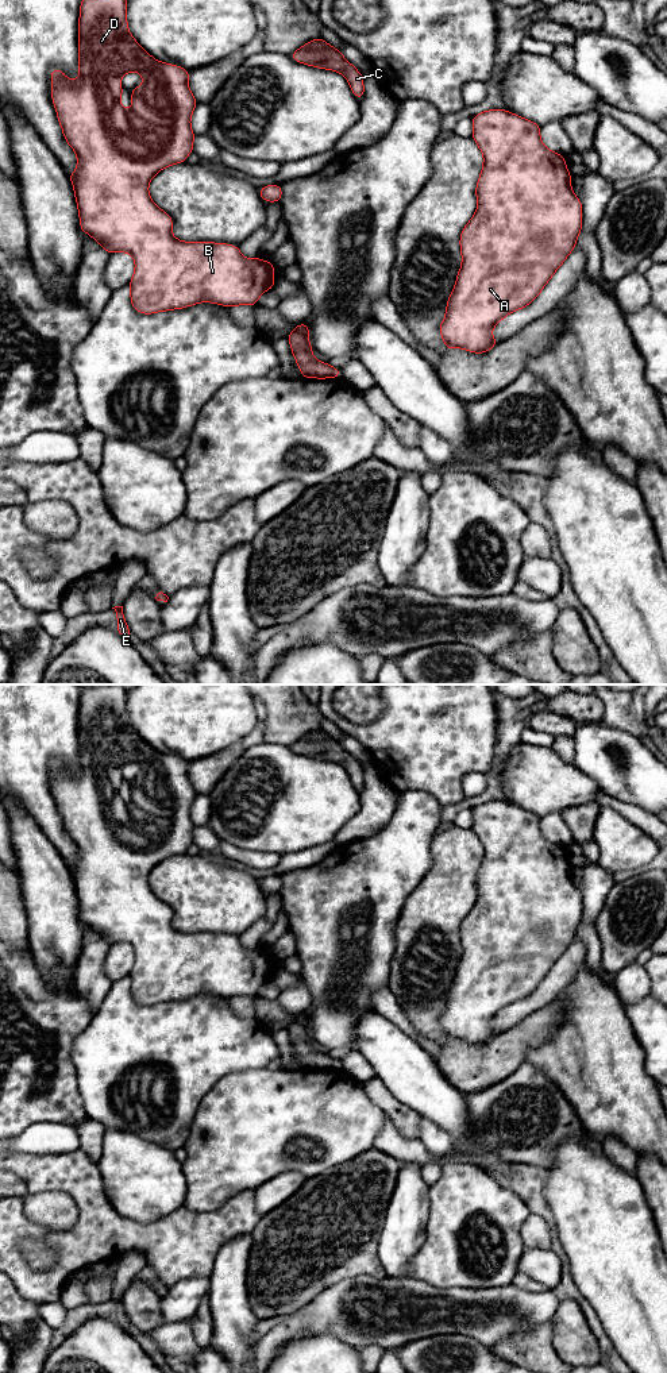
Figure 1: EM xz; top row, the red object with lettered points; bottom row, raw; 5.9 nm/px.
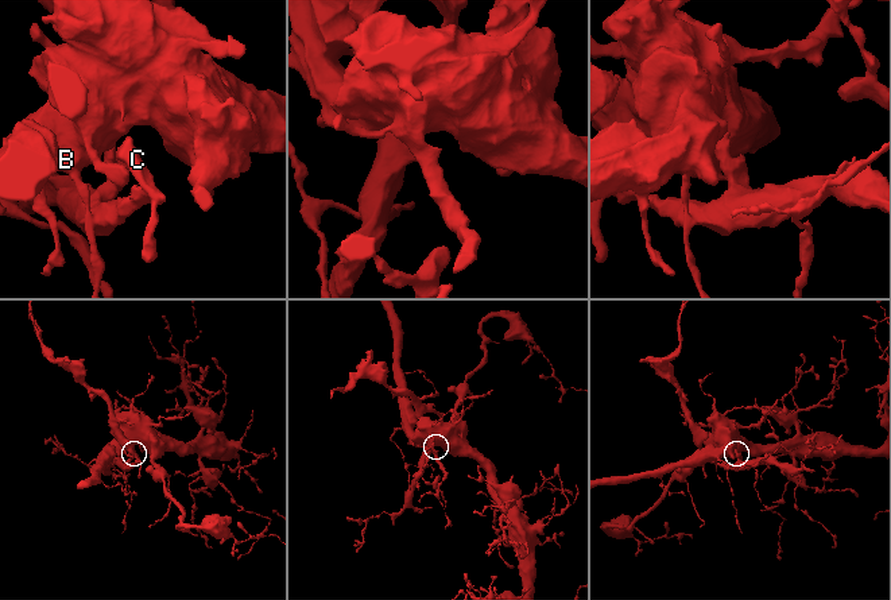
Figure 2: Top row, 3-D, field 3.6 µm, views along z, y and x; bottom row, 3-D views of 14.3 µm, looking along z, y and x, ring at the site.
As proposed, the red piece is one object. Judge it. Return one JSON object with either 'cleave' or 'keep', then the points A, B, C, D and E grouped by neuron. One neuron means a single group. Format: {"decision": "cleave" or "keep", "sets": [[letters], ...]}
{"decision": "cleave", "sets": [["A", "B", "D", "E"], ["C"]]}

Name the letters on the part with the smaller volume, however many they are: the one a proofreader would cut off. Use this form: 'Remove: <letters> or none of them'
Remove: C

